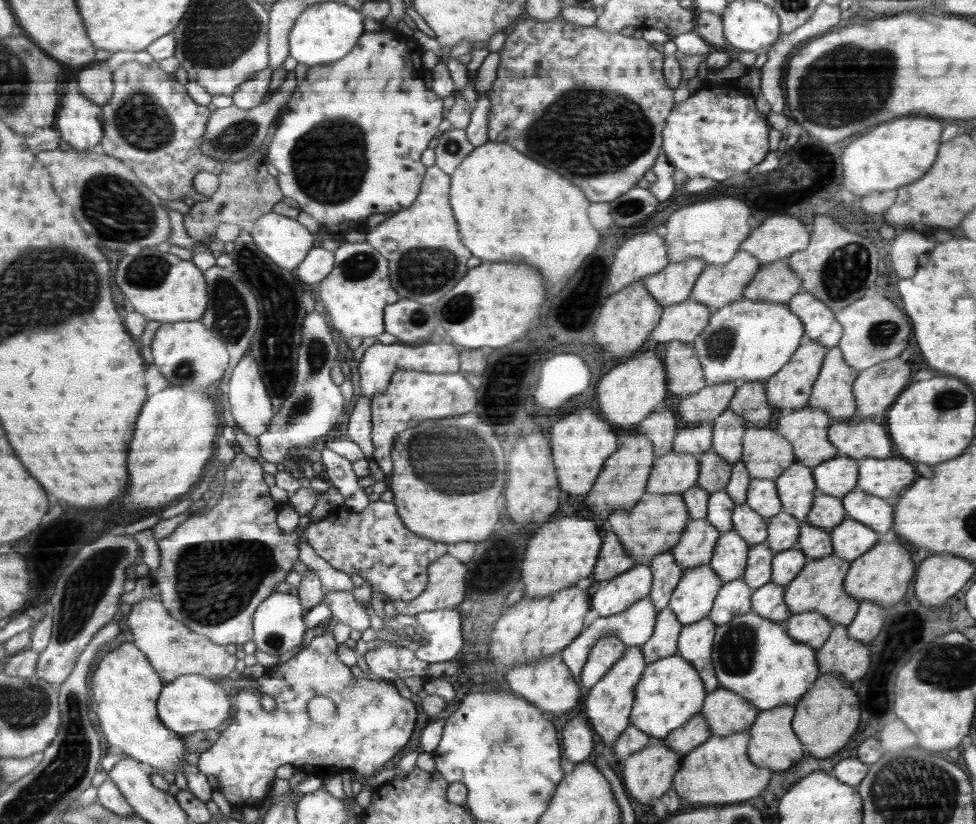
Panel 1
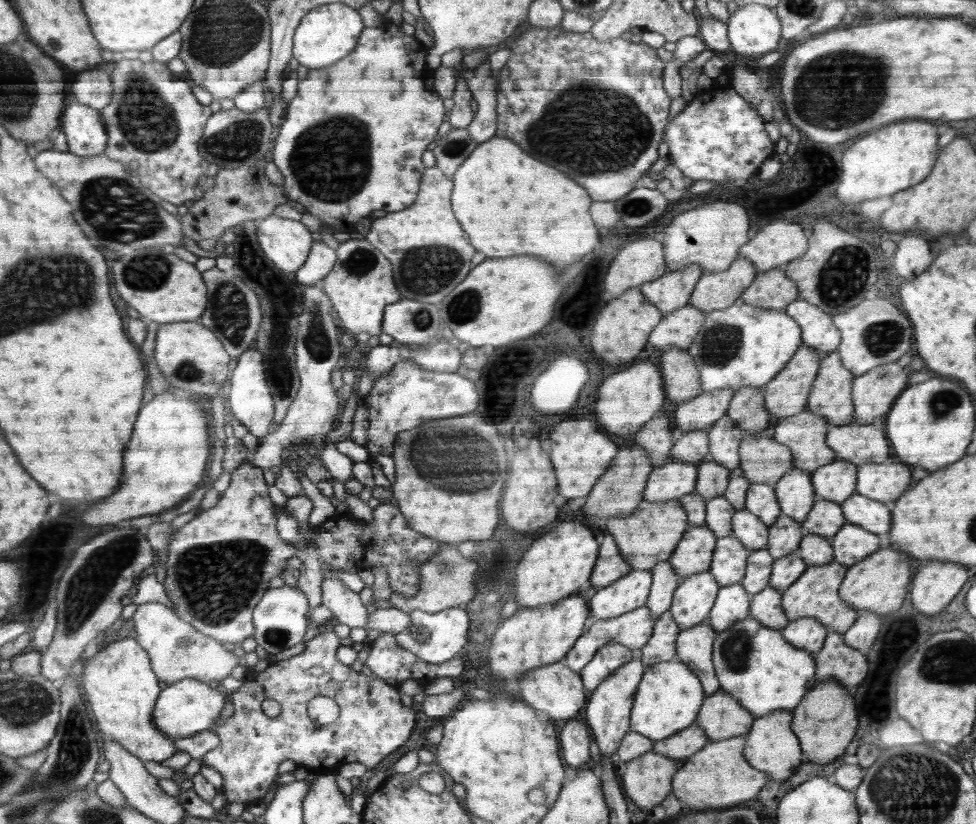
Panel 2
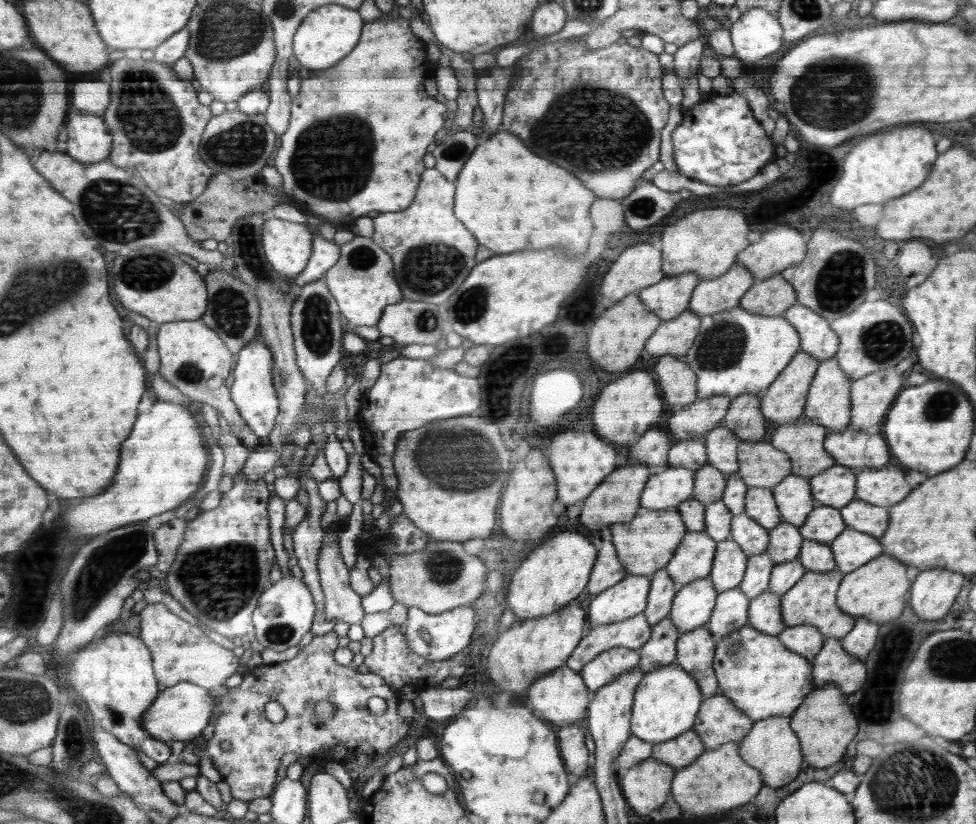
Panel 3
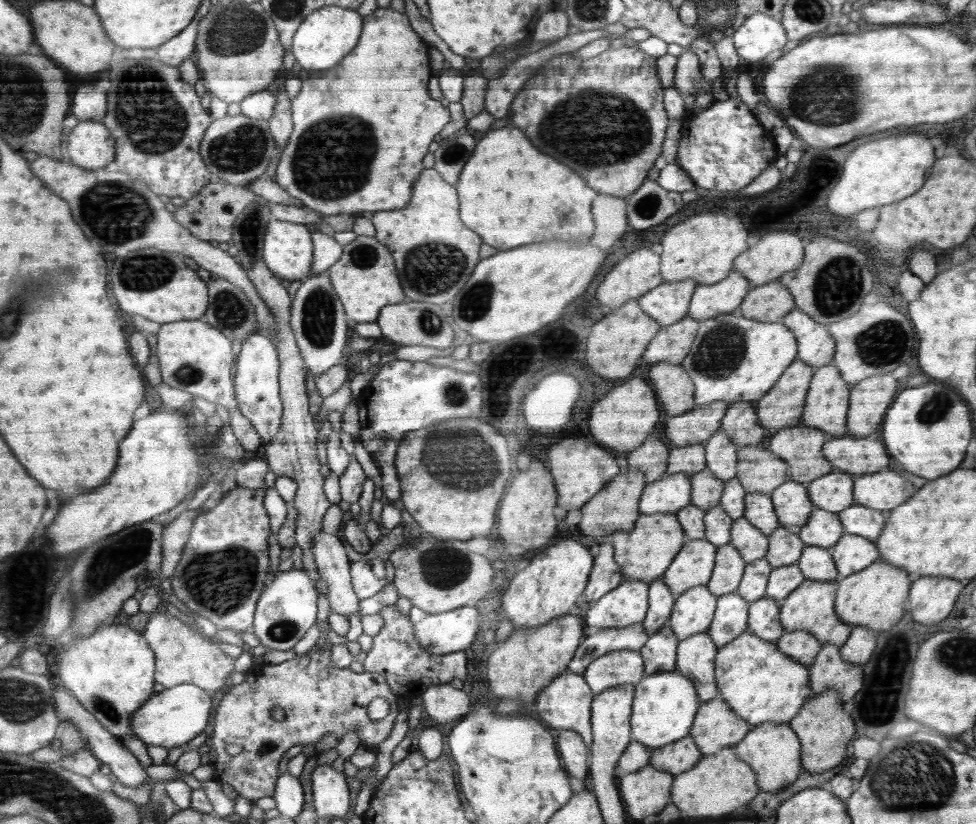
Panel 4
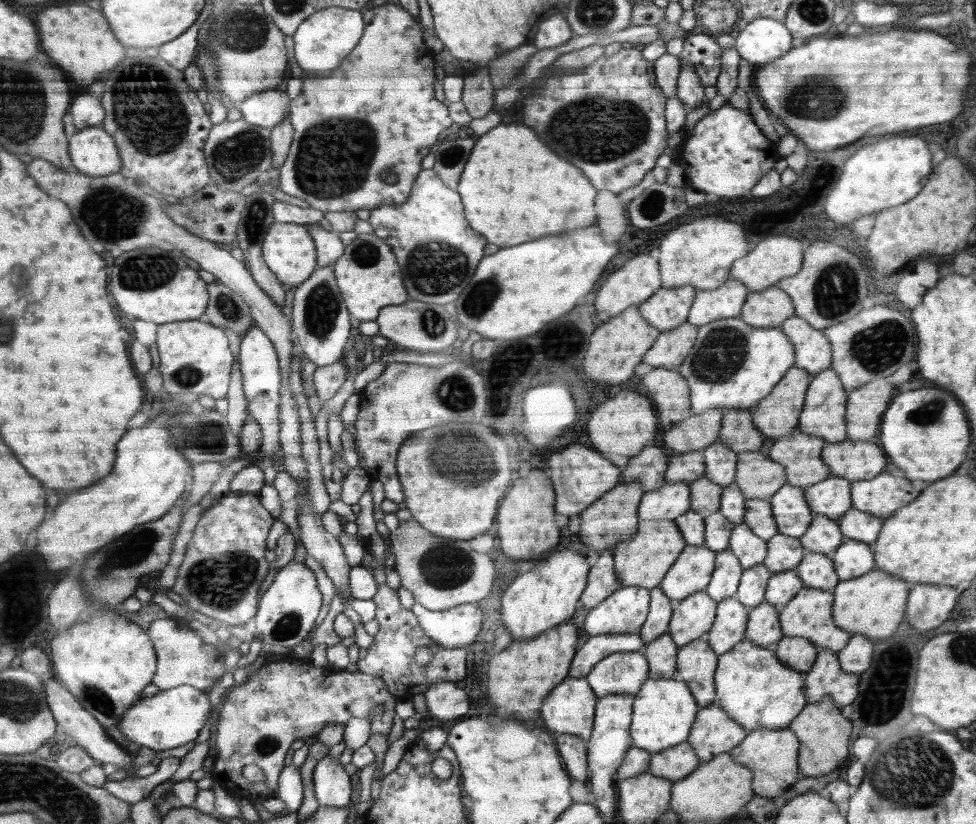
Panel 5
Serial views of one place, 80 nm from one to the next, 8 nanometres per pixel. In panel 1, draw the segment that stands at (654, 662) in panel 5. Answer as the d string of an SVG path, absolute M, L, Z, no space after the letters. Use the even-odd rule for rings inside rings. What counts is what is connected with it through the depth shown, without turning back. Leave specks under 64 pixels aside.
M668 607L659 610L654 634L642 646L642 655L644 655L647 666L656 662L656 660L677 654L677 640L682 627L683 624L678 622L676 615Z

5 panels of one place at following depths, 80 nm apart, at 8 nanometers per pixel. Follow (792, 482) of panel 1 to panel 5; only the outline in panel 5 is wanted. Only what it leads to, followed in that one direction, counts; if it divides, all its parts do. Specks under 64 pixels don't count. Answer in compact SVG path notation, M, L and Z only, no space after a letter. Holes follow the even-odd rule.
M787 482L769 501L778 532L800 539L814 519L804 489Z

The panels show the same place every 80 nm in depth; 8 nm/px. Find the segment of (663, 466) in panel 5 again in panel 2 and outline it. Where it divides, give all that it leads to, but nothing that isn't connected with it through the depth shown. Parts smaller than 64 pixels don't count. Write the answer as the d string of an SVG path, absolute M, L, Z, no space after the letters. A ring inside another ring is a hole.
M665 414L649 420L635 434L635 444L650 453L654 469L658 469L668 461L670 449L675 442L676 433L672 431L670 419Z

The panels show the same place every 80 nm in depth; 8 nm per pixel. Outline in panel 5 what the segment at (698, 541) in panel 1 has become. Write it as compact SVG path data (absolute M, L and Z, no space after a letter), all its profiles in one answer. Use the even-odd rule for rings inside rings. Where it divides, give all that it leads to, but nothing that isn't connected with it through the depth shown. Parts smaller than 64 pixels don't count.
M687 545L659 584L662 594L676 604L695 592L705 591L717 558L718 554L705 546Z

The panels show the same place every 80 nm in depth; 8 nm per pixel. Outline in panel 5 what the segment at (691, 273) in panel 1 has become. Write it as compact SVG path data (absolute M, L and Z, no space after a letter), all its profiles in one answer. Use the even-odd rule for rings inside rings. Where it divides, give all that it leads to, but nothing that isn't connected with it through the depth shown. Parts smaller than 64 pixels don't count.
M691 284L678 288L661 286L649 300L641 304L639 312L659 332L673 330L687 322L697 291Z

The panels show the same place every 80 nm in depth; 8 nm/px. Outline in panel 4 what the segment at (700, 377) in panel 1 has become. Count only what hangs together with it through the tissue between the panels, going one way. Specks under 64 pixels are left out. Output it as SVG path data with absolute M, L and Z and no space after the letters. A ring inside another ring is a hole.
M669 362L650 366L648 380L654 384L664 414L668 418L680 416L694 407L694 384L688 376L687 369L681 364Z

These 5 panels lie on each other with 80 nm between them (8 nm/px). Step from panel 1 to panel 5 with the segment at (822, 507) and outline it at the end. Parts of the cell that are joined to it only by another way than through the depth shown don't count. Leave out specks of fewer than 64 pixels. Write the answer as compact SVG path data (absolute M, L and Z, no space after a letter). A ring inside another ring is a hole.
M814 514L811 526L800 540L805 550L829 554L843 543L839 521L830 520L823 514Z

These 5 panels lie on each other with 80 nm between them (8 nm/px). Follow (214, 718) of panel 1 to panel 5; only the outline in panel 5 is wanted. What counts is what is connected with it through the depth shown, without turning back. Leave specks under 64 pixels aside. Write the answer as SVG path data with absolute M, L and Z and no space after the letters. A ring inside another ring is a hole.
M190 685L160 691L152 697L142 698L120 720L119 729L126 740L136 742L152 750L179 748L194 741L200 728L208 720L210 702L208 696Z

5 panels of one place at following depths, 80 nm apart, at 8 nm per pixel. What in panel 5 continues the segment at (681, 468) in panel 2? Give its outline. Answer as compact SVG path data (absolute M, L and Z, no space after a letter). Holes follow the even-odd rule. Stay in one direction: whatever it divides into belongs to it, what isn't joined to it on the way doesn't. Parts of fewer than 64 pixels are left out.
M668 482L644 493L638 515L642 520L675 520L691 508L691 488L685 482Z

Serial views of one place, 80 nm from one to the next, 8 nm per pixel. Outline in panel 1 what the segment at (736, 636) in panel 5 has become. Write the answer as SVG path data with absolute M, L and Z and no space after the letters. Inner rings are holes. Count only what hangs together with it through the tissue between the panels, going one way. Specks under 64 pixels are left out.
M742 577L724 583L707 618L719 627L730 622L735 616L750 612L753 594L750 585Z

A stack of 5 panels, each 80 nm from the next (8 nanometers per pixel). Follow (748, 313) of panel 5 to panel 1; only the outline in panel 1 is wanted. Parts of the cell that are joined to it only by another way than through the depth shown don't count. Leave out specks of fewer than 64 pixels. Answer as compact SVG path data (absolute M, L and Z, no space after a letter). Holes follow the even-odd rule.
M780 259L759 269L743 292L743 298L756 302L787 302L802 291L802 280L788 264L788 259Z

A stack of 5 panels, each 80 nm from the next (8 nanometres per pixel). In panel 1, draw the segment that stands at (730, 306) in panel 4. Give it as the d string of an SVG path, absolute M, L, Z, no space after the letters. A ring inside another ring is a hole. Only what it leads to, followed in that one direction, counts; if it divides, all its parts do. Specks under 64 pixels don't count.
M740 249L731 262L718 266L707 264L706 270L699 275L698 282L695 283L691 297L700 301L700 304L707 304L712 311L728 306L743 298L743 292L750 286L751 280L755 278L761 267L758 257Z

